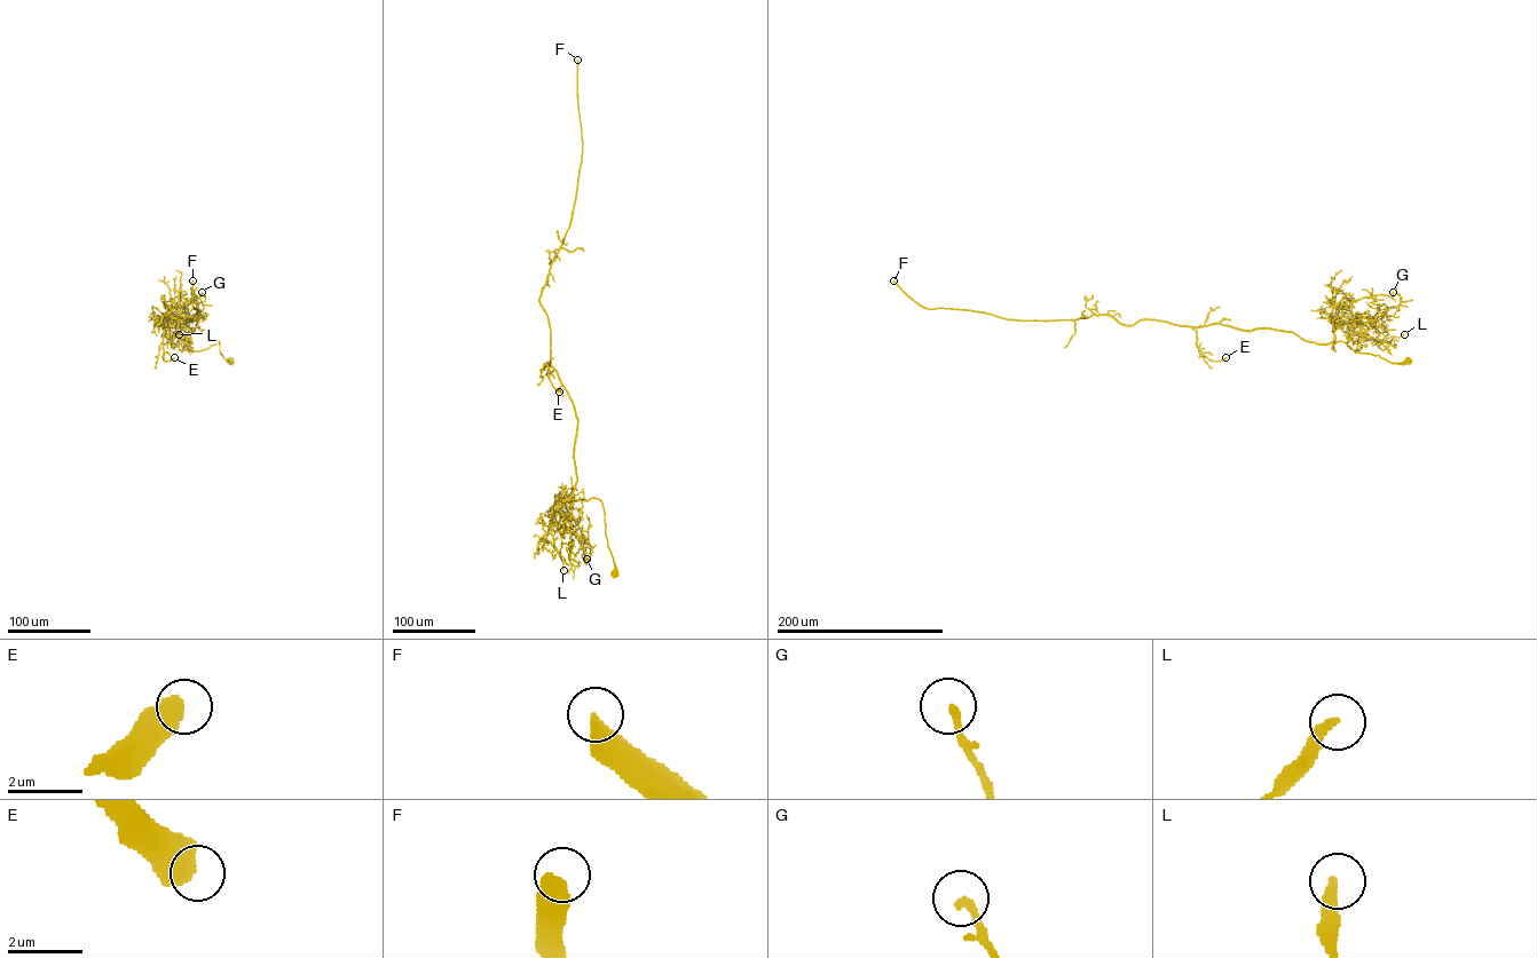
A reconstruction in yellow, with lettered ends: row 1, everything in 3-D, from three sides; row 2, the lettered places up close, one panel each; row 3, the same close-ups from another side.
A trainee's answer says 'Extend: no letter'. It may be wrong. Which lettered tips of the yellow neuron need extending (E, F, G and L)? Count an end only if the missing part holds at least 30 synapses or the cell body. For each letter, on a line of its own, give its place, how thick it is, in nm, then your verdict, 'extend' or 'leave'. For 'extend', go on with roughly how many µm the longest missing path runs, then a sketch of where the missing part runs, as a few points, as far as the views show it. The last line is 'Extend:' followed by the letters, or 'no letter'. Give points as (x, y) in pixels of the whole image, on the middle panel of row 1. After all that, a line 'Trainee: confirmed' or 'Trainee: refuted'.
E: (559, 392) | 750 nm | leave
F: (577, 60) | 500 nm | extend | 200 µm
G: (586, 559) | 200 nm | leave
L: (564, 570) | 280 nm | leave
Extend: F
Trainee: refuted

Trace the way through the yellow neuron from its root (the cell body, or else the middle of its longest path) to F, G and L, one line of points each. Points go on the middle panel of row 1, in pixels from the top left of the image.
F: (614, 573), (603, 503), (566, 500), (577, 480), (577, 418), (551, 364), (540, 300), (575, 197), (577, 60)
G: (614, 573), (603, 503), (593, 498), (586, 500), (560, 498), (589, 544), (590, 557), (586, 559)
L: (614, 573), (603, 503), (593, 498), (561, 500), (560, 509), (553, 515), (551, 535), (564, 570)

